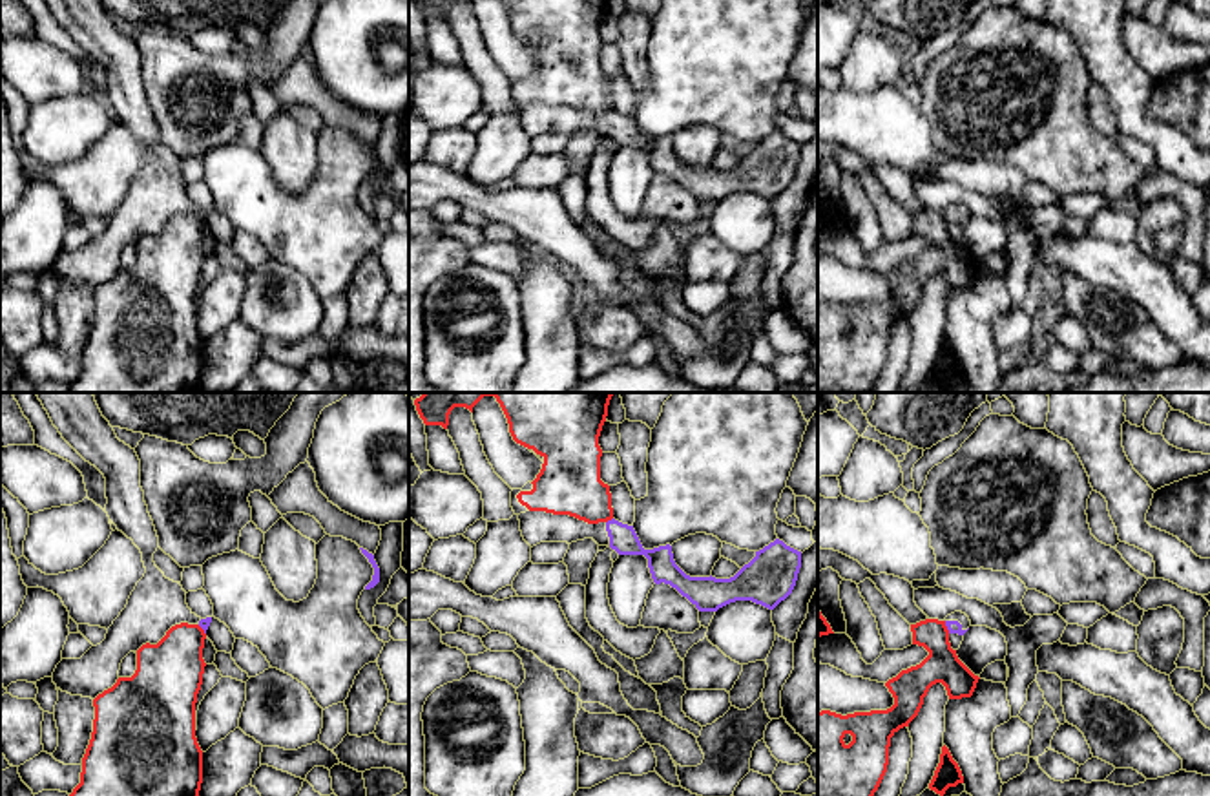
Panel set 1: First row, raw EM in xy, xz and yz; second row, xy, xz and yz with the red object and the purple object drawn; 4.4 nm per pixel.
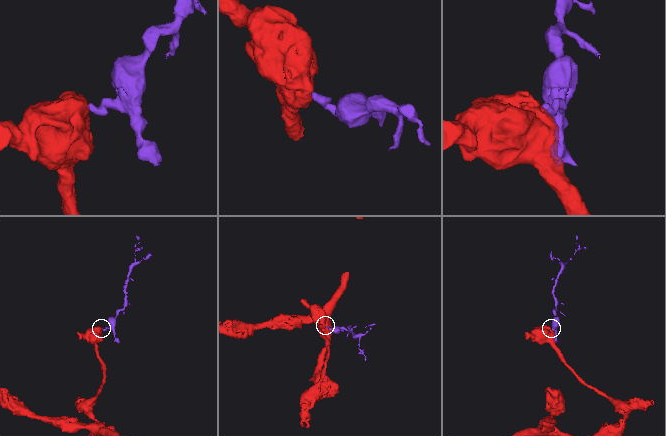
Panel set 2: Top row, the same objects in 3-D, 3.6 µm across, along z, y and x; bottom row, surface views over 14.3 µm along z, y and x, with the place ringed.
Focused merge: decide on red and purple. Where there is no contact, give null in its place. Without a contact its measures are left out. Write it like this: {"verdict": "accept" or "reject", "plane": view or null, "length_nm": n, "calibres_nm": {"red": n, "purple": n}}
{"verdict": "reject", "plane": "yz", "length_nm": 60, "calibres_nm": {"red": 160, "purple": 60}}

